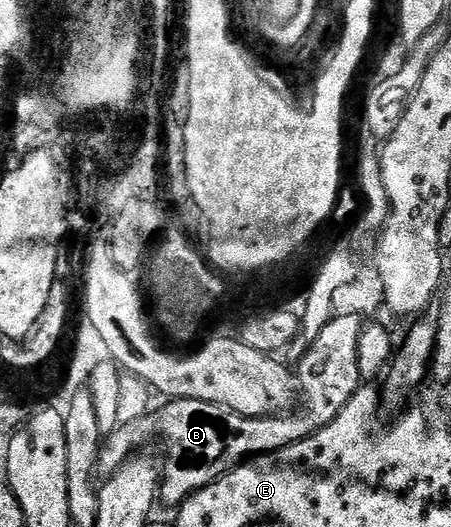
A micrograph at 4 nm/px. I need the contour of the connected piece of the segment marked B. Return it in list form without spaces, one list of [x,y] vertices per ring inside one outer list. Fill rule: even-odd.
[[[336,315],[326,325],[324,332],[316,336],[308,352],[297,359],[296,381],[302,407],[299,405],[277,416],[246,418],[227,406],[212,404],[208,400],[176,398],[165,403],[166,407],[155,416],[154,422],[150,422],[149,417],[140,418],[119,425],[117,430],[110,433],[114,437],[114,462],[125,462],[139,449],[137,446],[141,442],[148,441],[153,434],[159,434],[166,441],[166,462],[164,458],[160,466],[158,496],[163,503],[181,504],[235,466],[264,454],[275,454],[312,436],[320,428],[332,424],[348,400],[352,400],[359,386],[363,385],[364,379],[356,356],[363,325],[359,315]]]

